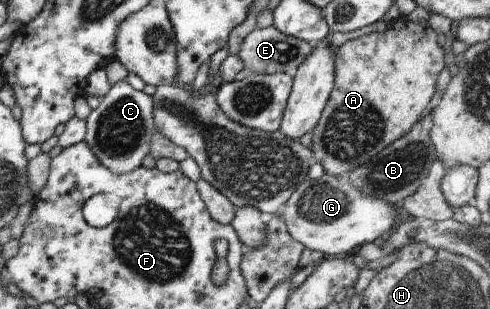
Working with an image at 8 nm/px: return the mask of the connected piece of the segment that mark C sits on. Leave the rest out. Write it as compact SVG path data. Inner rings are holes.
M127 81L110 85L109 92L100 98L99 105L91 110L85 121L75 116L64 123L57 145L65 148L83 141L101 163L112 173L123 174L141 166L145 154L149 154L150 140L155 132L152 121L151 97L135 91Z

